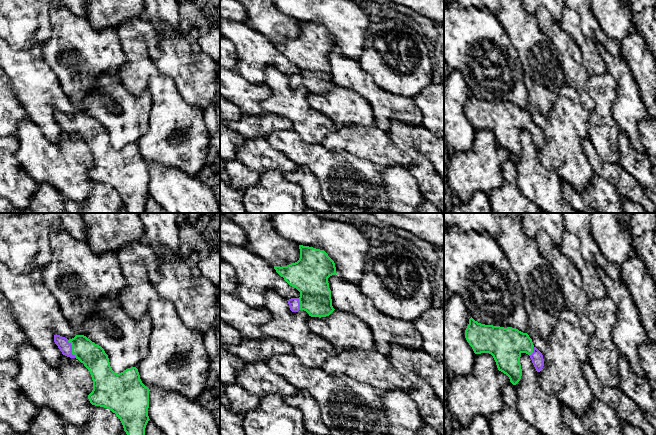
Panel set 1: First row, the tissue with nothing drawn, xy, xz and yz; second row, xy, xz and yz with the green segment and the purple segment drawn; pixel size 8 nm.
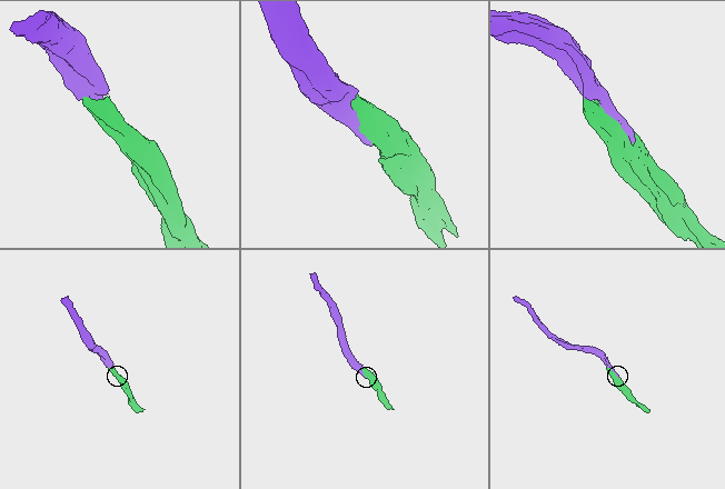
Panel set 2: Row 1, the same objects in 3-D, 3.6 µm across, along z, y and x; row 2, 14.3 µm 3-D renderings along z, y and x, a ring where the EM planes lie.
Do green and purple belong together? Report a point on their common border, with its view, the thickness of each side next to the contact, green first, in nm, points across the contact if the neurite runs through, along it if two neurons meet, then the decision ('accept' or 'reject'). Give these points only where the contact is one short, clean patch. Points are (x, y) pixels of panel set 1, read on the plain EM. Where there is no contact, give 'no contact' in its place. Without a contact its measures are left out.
meets green in xy at (72, 125); 200 nm thick on the green side, 100 nm on the other; accept

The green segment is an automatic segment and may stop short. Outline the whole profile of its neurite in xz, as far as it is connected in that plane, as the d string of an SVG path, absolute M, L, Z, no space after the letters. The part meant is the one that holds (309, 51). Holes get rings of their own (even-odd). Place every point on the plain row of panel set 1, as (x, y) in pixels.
M299 21L300 34L297 38L287 42L274 42L276 48L292 63L300 68L299 74L291 74L288 77L292 88L306 87L311 93L329 92L335 85L332 82L331 66L328 54L336 49L334 37L324 26L309 22Z

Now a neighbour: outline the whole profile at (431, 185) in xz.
M420 154L418 164L407 169L416 178L422 197L444 213L444 180L427 157Z

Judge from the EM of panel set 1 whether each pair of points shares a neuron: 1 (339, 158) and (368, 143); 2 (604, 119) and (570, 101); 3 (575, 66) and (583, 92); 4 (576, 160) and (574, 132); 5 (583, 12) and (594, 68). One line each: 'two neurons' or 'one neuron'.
1: two neurons
2: two neurons
3: one neuron
4: one neuron
5: two neurons

